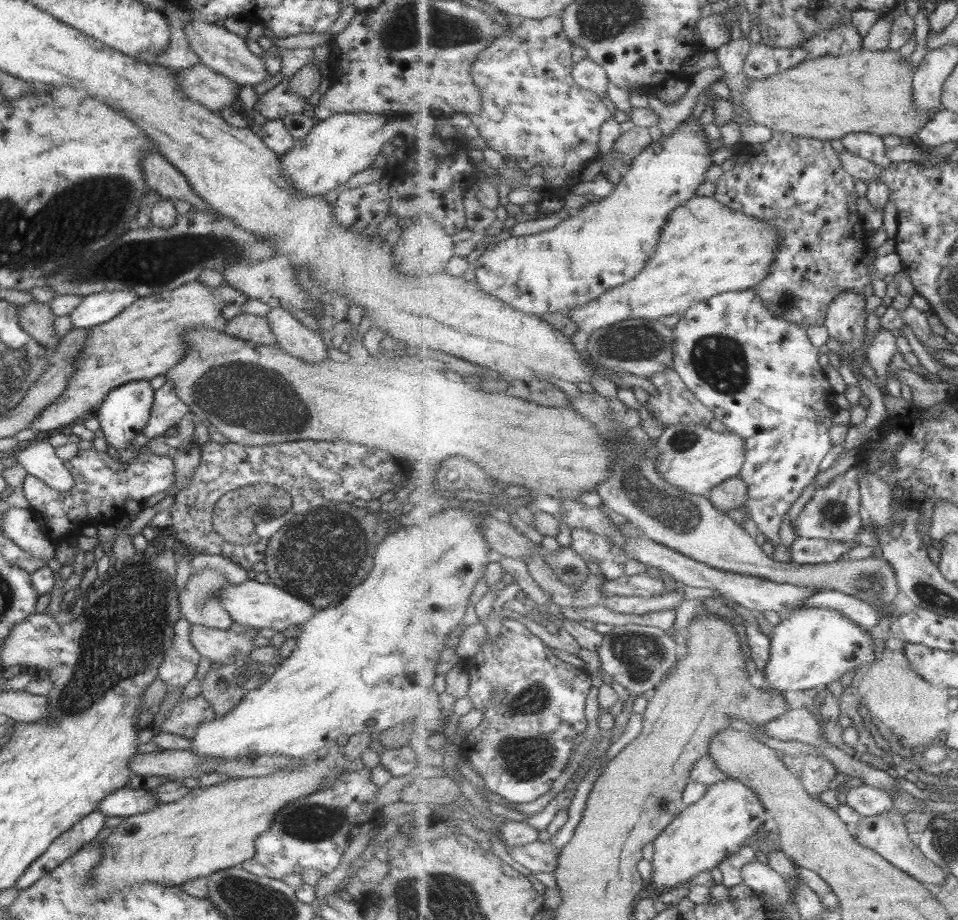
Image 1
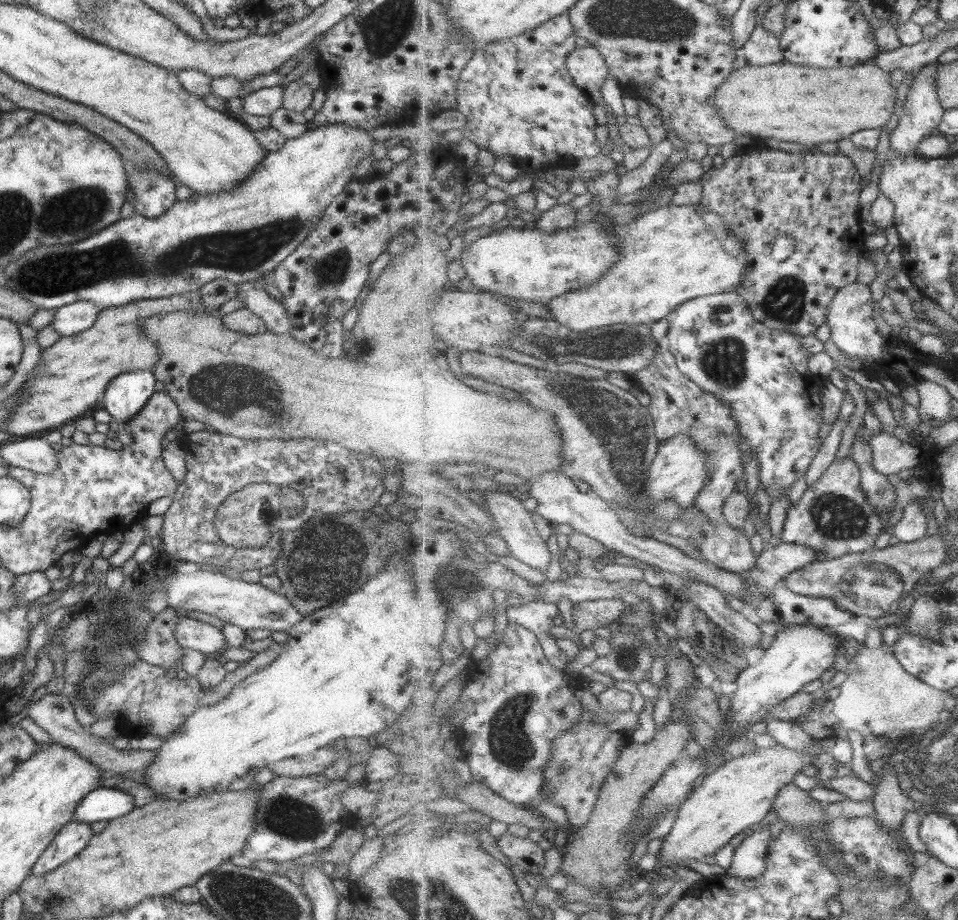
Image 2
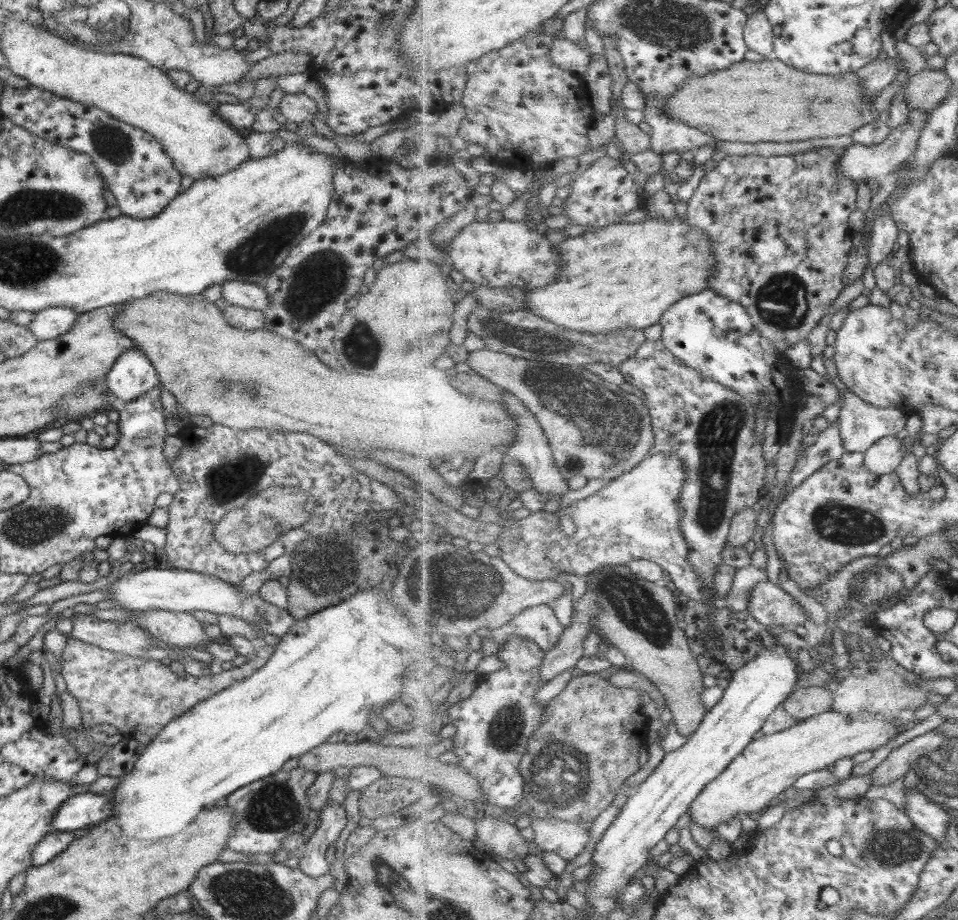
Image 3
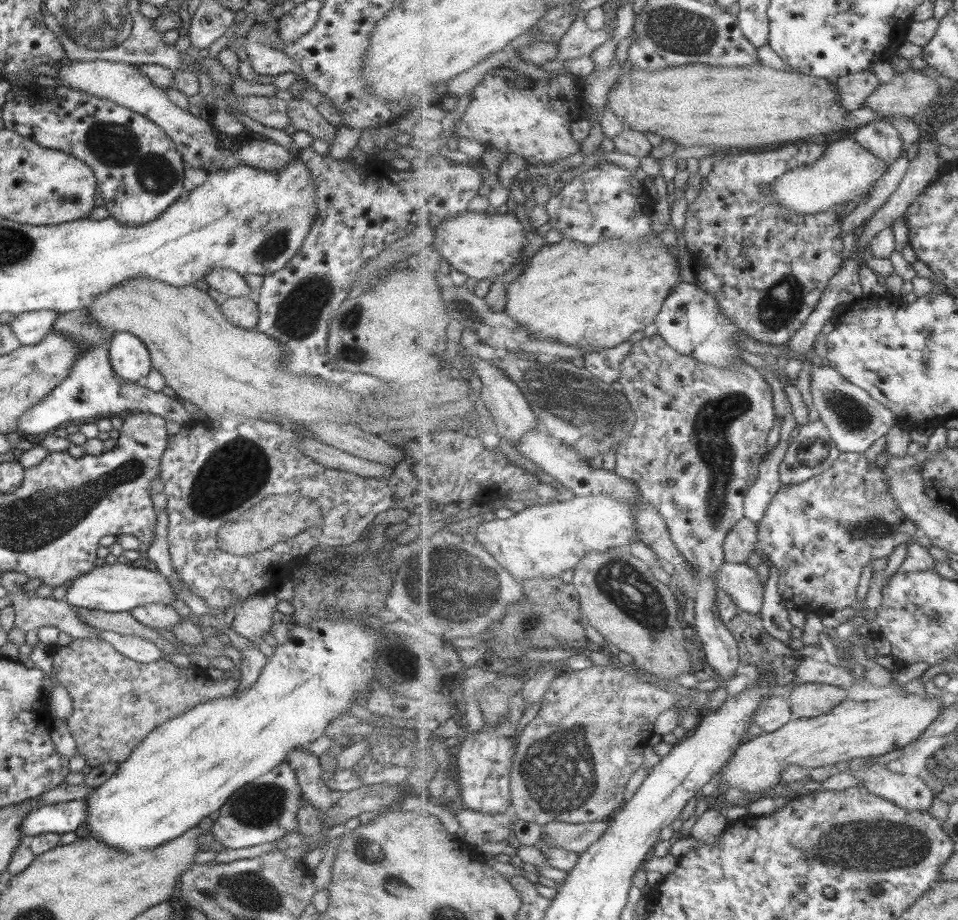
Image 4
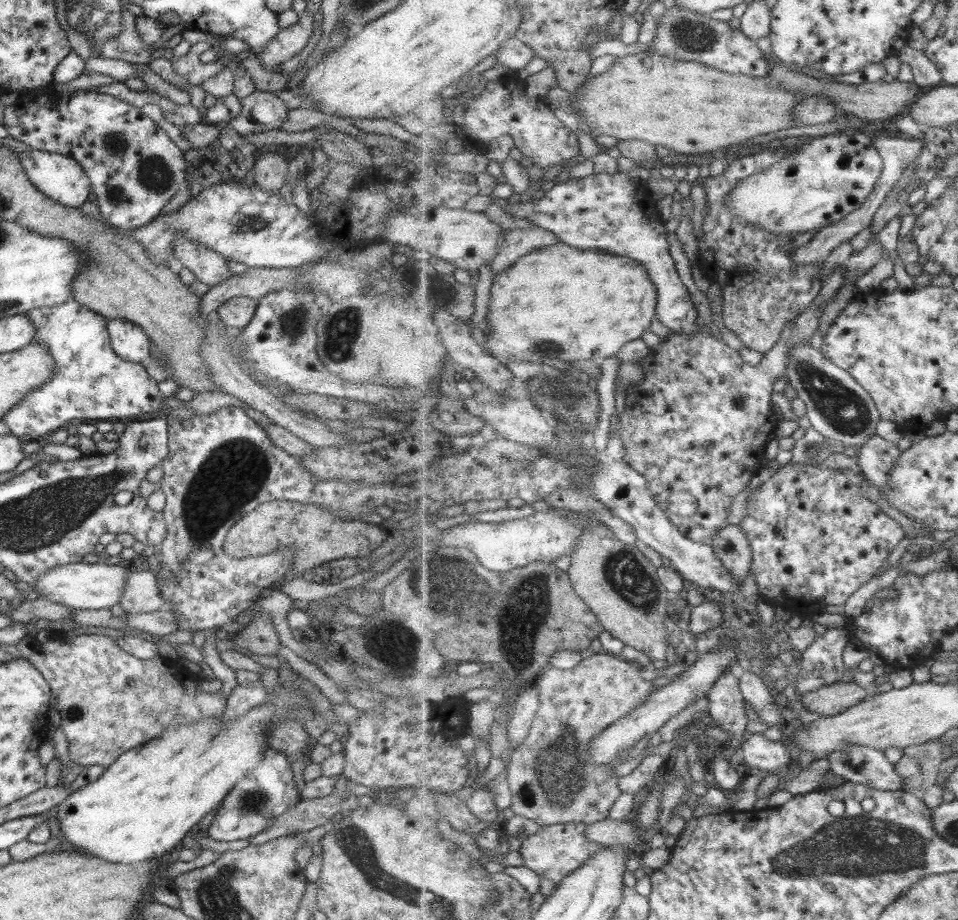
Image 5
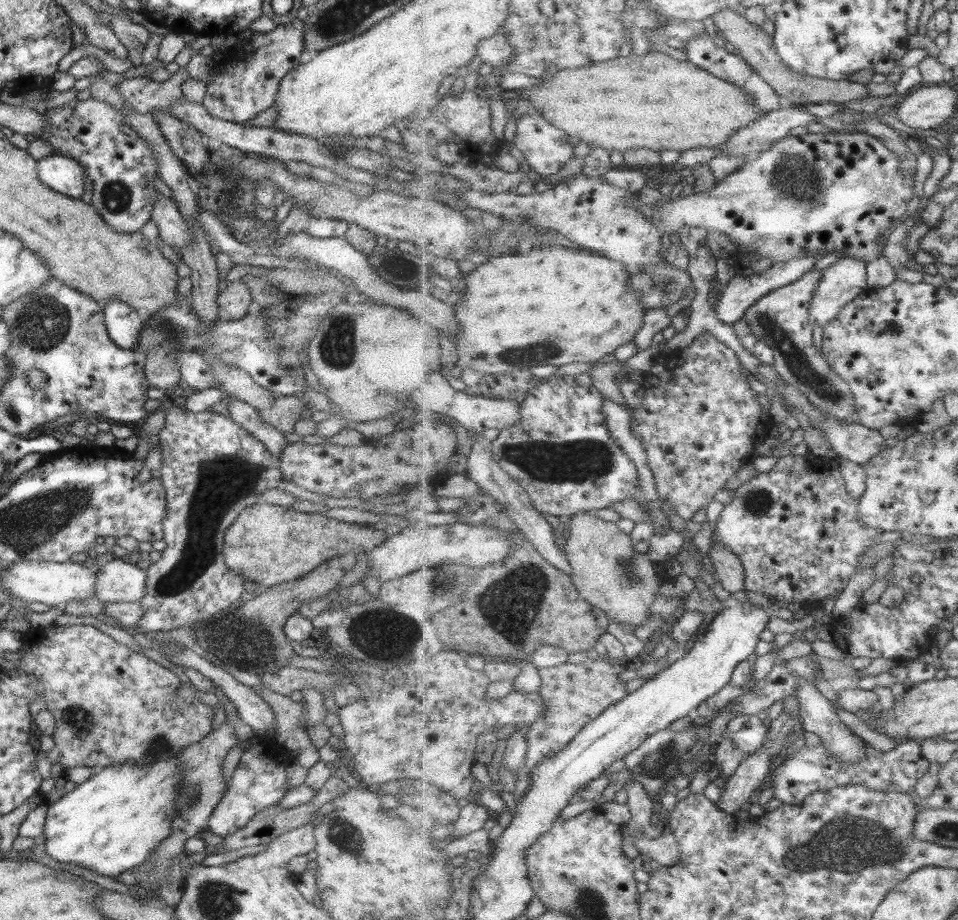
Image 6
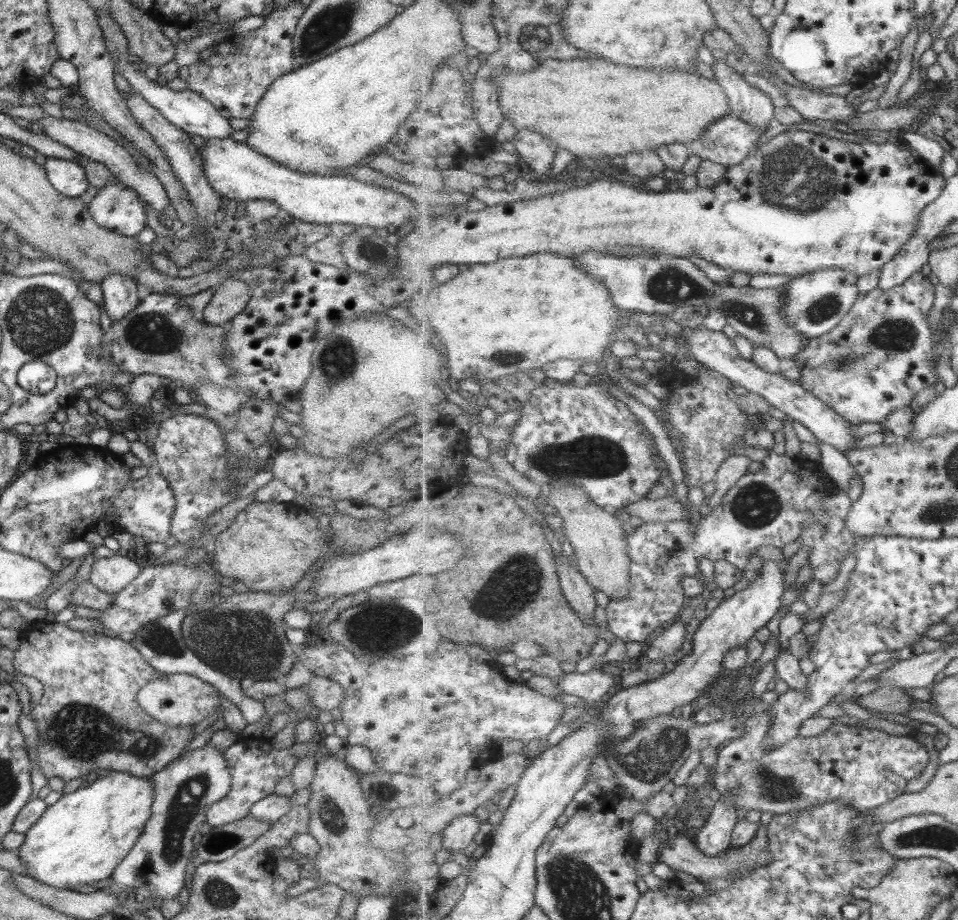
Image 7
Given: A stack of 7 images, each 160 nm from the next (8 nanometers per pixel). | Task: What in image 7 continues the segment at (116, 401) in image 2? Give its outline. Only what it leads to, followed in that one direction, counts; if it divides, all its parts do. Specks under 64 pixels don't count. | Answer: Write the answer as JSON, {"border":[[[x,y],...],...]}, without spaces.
{"border":[[[108,274],[99,284],[103,294],[103,308],[111,323],[121,321],[137,307],[141,293],[133,279],[120,274]]]}

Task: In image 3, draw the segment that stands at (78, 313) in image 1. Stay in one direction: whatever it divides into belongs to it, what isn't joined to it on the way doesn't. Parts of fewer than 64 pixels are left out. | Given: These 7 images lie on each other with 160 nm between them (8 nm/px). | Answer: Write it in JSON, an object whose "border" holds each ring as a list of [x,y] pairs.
{"border":[[[50,307],[33,314],[33,320],[25,326],[38,341],[54,340],[61,336],[75,323],[77,312],[71,308]]]}

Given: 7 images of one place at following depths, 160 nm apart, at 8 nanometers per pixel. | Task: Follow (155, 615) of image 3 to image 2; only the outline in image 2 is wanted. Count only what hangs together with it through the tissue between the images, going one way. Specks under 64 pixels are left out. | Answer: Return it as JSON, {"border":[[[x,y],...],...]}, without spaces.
{"border":[[[182,615],[173,636],[184,649],[197,650],[209,657],[217,650],[227,647],[223,633],[215,626]]]}

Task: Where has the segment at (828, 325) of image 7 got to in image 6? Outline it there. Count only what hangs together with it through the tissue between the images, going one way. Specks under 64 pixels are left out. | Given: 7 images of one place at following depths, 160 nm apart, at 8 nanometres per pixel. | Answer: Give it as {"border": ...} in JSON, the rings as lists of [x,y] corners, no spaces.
{"border":[[[842,257],[822,271],[822,278],[809,307],[809,322],[812,327],[824,329],[829,322],[836,320],[845,306],[851,304],[868,289],[868,266],[865,261]]]}

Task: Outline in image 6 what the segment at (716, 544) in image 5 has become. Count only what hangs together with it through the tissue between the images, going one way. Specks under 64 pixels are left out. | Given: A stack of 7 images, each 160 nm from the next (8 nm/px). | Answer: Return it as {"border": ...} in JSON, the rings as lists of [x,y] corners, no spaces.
{"border":[[[713,545],[709,549],[710,559],[716,570],[715,576],[729,593],[746,590],[746,576],[742,558],[732,548]]]}

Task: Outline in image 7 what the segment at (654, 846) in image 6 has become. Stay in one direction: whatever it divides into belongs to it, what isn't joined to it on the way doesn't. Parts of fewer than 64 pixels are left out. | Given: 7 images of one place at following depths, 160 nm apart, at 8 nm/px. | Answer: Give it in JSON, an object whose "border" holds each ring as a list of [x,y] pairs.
{"border":[[[758,821],[759,828],[755,838],[746,846],[739,848],[729,848],[727,852],[719,856],[709,856],[697,849],[694,841],[679,835],[671,838],[666,842],[664,849],[660,854],[660,862],[668,865],[672,870],[678,870],[691,874],[698,880],[713,880],[719,877],[728,877],[737,871],[748,868],[752,869],[757,865],[766,865],[772,861],[771,853],[769,853],[769,837],[767,837],[766,827],[763,827]]]}

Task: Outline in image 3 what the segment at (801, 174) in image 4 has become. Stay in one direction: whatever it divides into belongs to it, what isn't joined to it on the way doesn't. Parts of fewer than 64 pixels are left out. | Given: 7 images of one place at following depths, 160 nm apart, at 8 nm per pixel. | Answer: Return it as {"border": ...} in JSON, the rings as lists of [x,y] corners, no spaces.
{"border":[[[910,109],[910,119],[907,124],[892,129],[890,135],[882,142],[873,146],[865,146],[864,144],[853,142],[847,146],[845,151],[840,155],[840,171],[857,184],[859,180],[863,180],[866,184],[871,179],[880,180],[881,178],[896,172],[897,166],[901,166],[903,162],[911,162],[917,152],[918,142],[922,135],[922,130],[928,123],[928,111],[923,109]]]}

